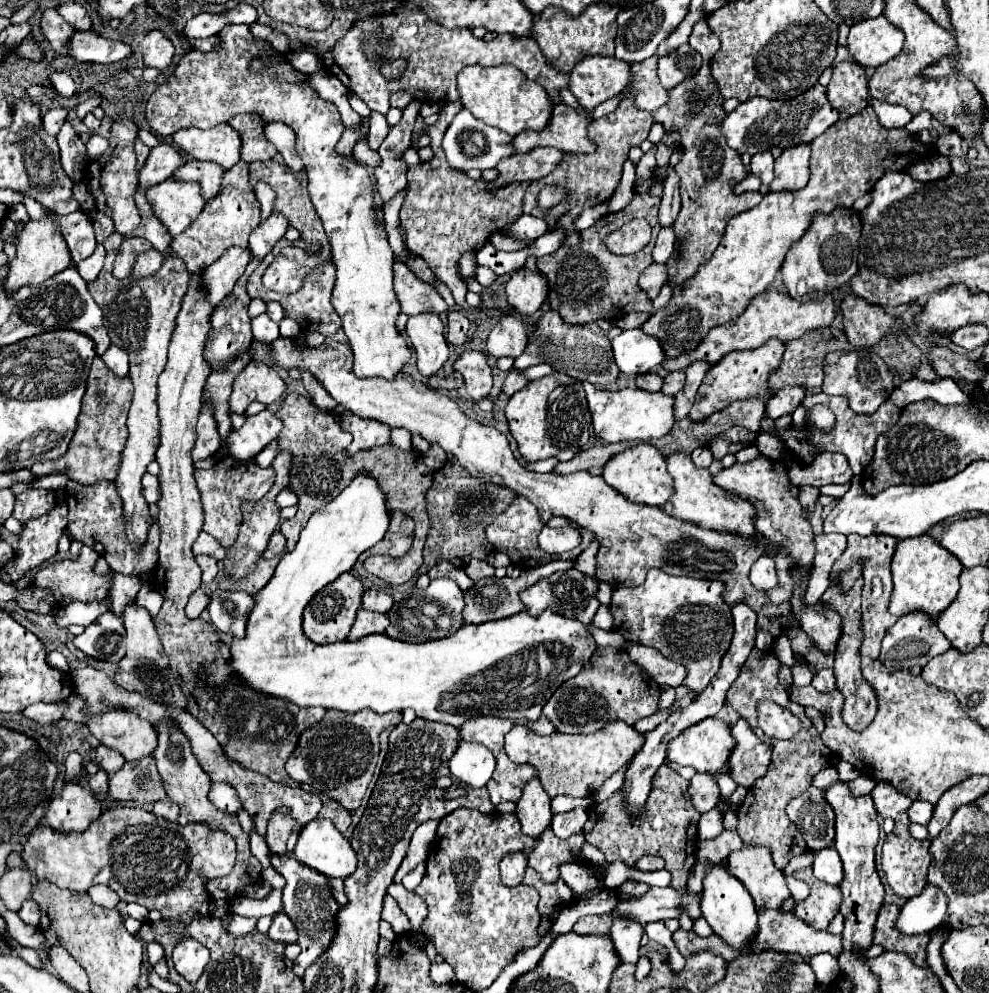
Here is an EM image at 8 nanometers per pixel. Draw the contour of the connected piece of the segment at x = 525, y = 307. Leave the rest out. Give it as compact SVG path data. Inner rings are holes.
M521 268L515 270L507 282L507 302L519 316L535 314L547 296L547 282L543 276Z

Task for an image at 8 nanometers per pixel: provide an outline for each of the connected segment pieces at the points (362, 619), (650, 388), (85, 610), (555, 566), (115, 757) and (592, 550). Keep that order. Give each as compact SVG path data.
M359 610L355 624L347 636L347 640L359 640L363 636L375 634L375 632L383 632L389 626L389 618L385 614L377 614L377 612L369 612L369 610Z
M649 372L649 374L637 376L635 384L637 384L637 388L647 390L647 392L659 392L661 386L663 386L663 378L659 374L655 374L655 372Z
M105 600L101 602L73 602L69 606L63 606L57 610L57 624L61 628L67 628L71 624L79 626L89 626L93 624L103 612L107 612L109 606Z
M551 560L549 564L523 570L523 574L517 580L511 580L507 576L505 578L495 578L495 576L481 578L465 592L465 610L461 612L465 624L483 624L483 622L491 622L491 620L501 620L501 618L507 618L507 616L513 616L513 614L525 610L525 606L519 600L519 592L523 588L535 584L539 578L551 576L555 570L569 570L569 568L571 568L571 562L567 562L567 560Z
M97 746L97 748L95 748L93 760L95 760L95 764L97 764L101 770L105 770L109 776L115 774L117 770L121 770L121 766L125 764L125 758L123 758L119 752L109 750L109 748L105 748L105 746Z
M593 542L585 552L581 552L577 558L573 558L573 560L571 560L571 562L575 562L573 568L579 570L579 572L585 572L587 576L595 576L595 570L597 570L597 564L595 564L597 548L599 548L599 544Z

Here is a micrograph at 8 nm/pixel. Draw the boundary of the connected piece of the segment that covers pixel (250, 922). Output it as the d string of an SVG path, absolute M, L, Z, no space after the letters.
M225 912L221 916L223 924L227 926L227 932L231 936L243 936L243 934L249 934L253 928L255 928L255 918L243 918L239 914L233 914L233 912Z

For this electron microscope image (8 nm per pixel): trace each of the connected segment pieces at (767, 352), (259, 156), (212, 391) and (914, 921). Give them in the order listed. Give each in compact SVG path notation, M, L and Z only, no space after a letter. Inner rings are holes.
M773 338L767 344L763 344L761 348L757 348L757 350L725 354L725 358L721 358L721 362L711 366L709 372L705 374L705 378L703 378L703 382L699 386L699 392L697 392L697 400L695 400L693 408L691 408L689 418L691 420L703 420L709 414L727 408L735 400L745 400L745 398L769 400L771 394L767 390L767 378L769 378L769 372L775 372L777 366L781 364L783 352L785 352L785 344Z
M237 114L227 124L235 126L235 130L241 136L241 160L249 164L257 160L265 162L277 154L277 150L267 142L263 134L265 122L257 114Z
M251 350L241 354L241 358L237 358L235 362L231 362L227 366L227 370L217 370L217 372L209 374L205 390L203 390L203 400L213 406L213 414L215 414L215 420L217 420L217 430L219 430L219 436L221 436L221 448L217 452L219 458L229 456L225 440L231 432L231 420L229 420L231 386L233 386L233 380L237 378L237 374L241 372L241 368L247 366L249 362L251 362Z
M927 886L919 896L915 898L909 898L901 908L899 908L899 914L897 914L897 920L895 920L895 928L905 934L905 936L919 936L919 934L927 934L931 932L933 928L941 926L943 920L947 922L947 898L945 894L935 888L935 886Z

